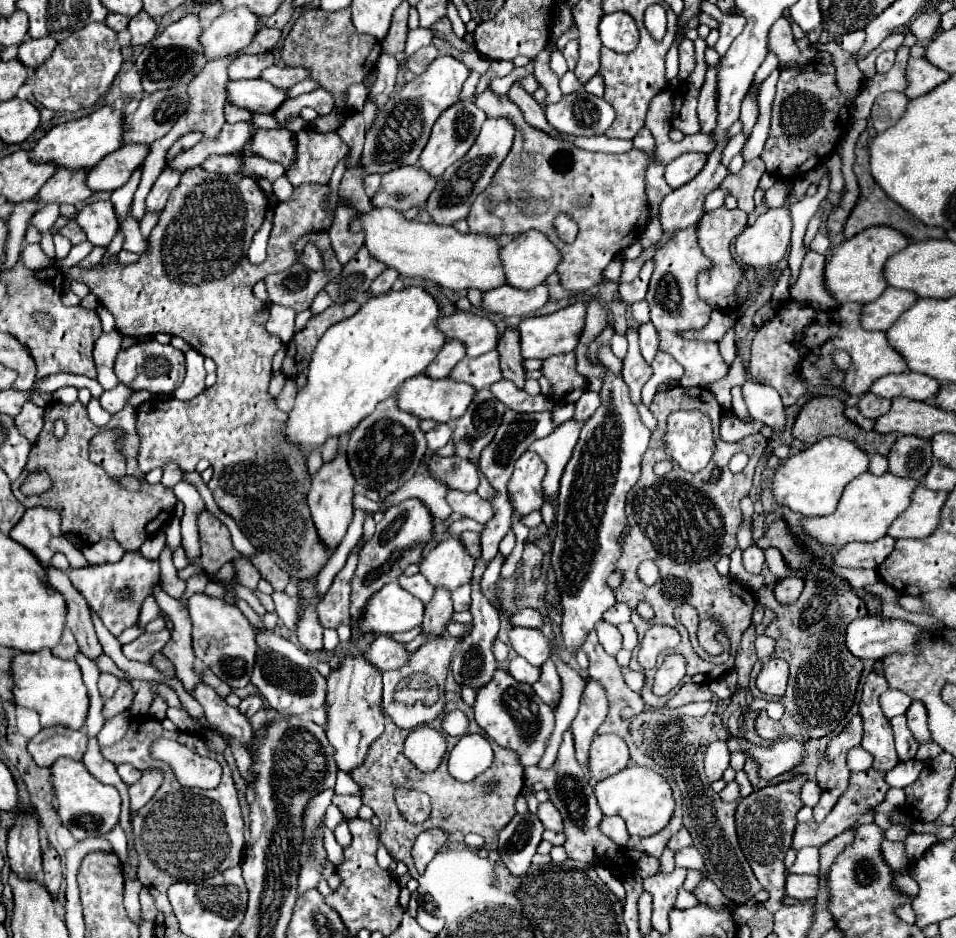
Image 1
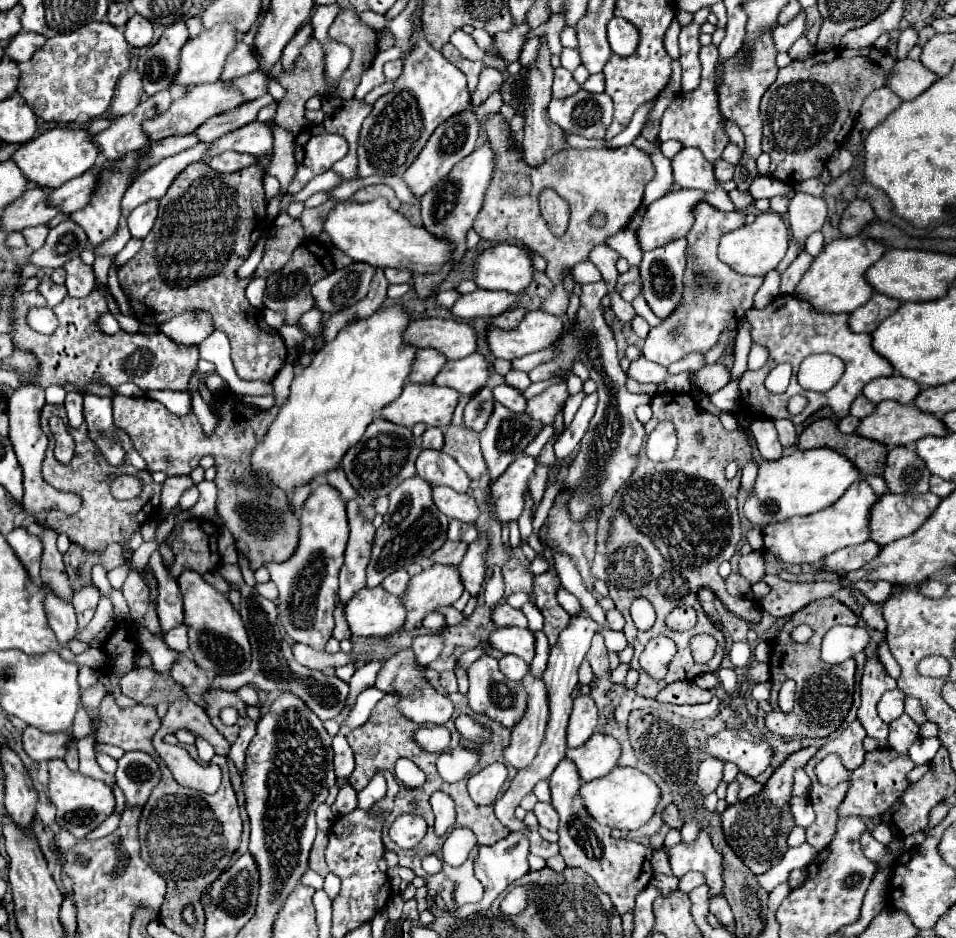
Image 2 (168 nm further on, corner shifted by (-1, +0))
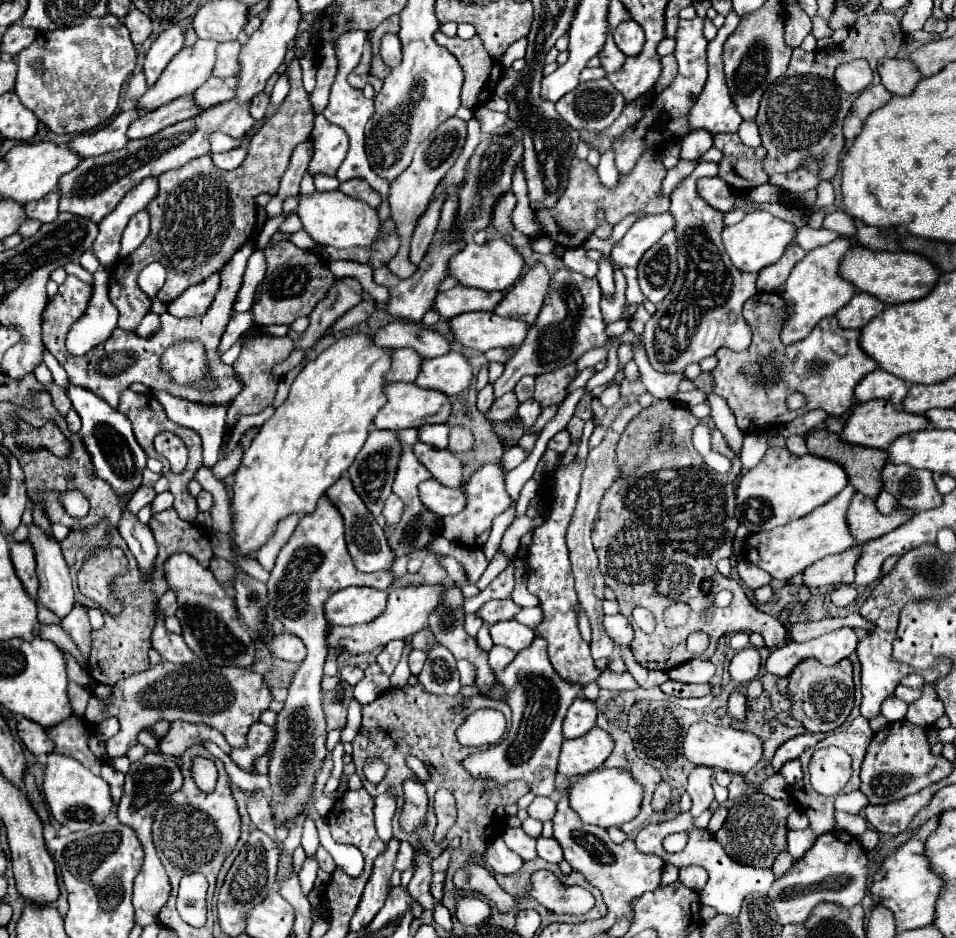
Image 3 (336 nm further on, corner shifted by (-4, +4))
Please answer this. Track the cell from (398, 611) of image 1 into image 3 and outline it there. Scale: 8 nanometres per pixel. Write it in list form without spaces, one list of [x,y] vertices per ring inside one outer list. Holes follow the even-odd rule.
[[[343,588],[335,592],[325,602],[325,618],[329,624],[337,626],[351,626],[351,624],[365,624],[367,620],[375,620],[379,612],[383,612],[387,602],[387,592],[373,590],[373,588]]]

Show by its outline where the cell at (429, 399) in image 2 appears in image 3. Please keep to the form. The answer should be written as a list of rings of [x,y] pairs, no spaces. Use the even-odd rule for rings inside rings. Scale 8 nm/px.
[[[391,382],[383,388],[387,396],[387,404],[377,412],[373,426],[377,430],[403,430],[403,428],[419,428],[421,424],[439,424],[447,422],[451,414],[451,402],[447,396],[435,390],[423,390],[415,384],[403,384],[403,382]]]

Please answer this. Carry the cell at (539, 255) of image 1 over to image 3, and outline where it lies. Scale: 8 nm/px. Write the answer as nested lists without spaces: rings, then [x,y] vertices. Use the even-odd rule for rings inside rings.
[[[491,240],[483,246],[475,242],[467,242],[461,252],[451,256],[449,260],[449,276],[453,276],[461,286],[481,288],[481,290],[507,290],[515,280],[519,280],[519,274],[523,272],[523,258],[515,248],[511,248],[507,242]]]

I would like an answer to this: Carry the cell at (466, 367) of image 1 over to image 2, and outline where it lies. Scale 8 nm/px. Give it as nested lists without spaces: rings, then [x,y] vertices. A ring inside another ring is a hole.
[[[474,352],[462,360],[448,360],[448,364],[436,376],[438,386],[450,386],[460,394],[472,396],[486,386],[490,378],[490,364],[484,354]]]

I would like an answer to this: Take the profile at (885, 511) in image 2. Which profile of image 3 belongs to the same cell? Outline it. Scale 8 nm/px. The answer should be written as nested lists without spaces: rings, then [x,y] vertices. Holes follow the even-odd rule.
[[[855,492],[851,498],[851,504],[847,508],[847,526],[851,536],[857,542],[867,542],[867,540],[875,540],[891,530],[895,530],[897,526],[905,524],[911,518],[909,510],[897,510],[889,516],[883,516],[877,512],[875,502],[867,496],[863,496],[861,492]]]

